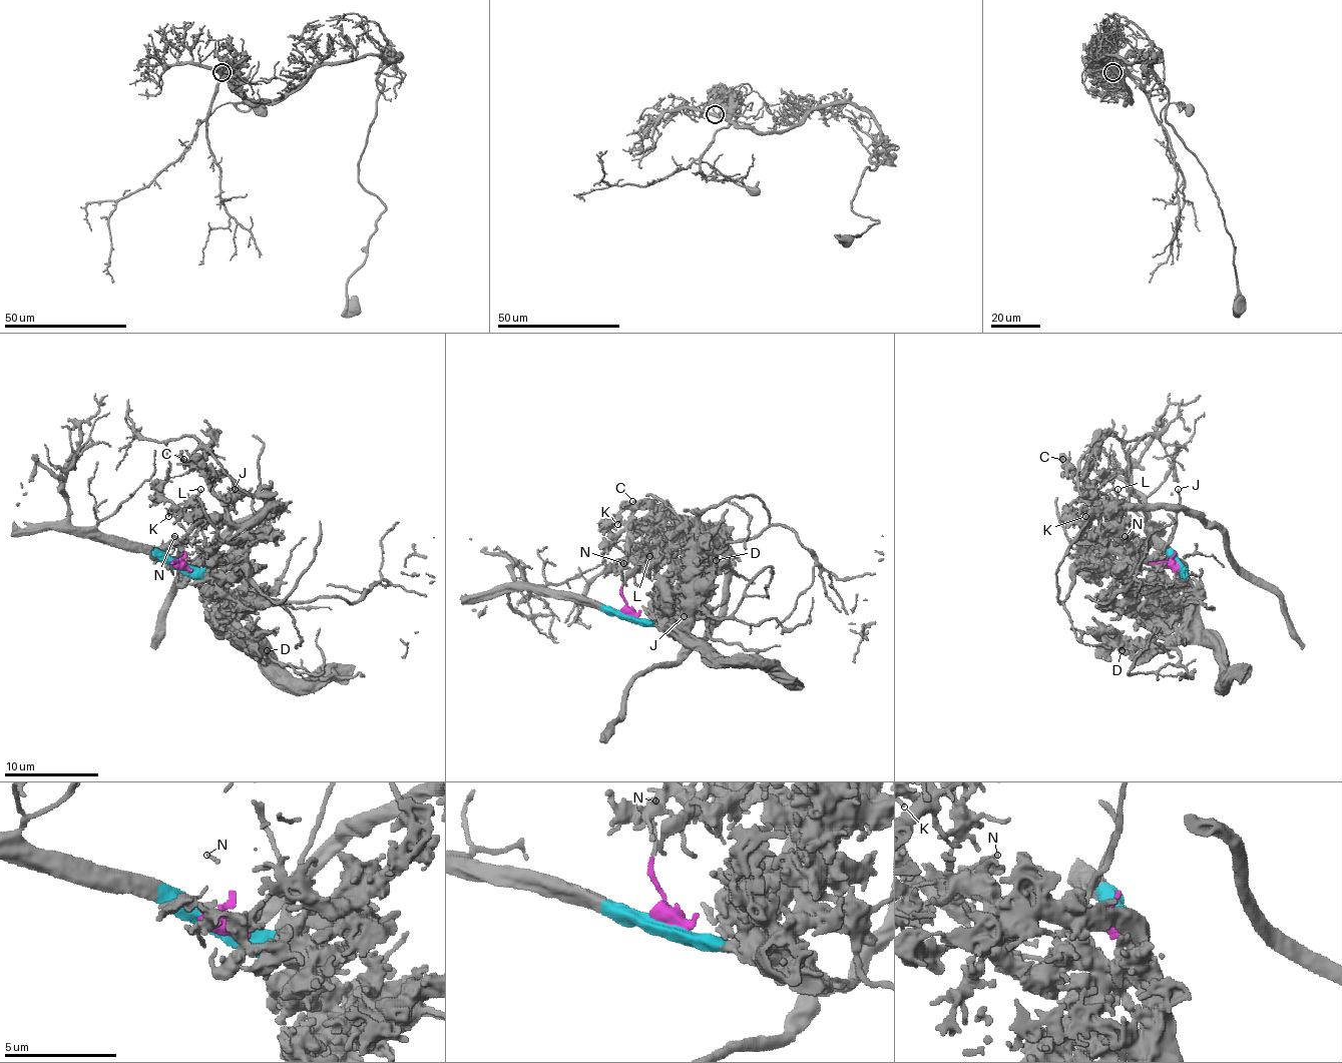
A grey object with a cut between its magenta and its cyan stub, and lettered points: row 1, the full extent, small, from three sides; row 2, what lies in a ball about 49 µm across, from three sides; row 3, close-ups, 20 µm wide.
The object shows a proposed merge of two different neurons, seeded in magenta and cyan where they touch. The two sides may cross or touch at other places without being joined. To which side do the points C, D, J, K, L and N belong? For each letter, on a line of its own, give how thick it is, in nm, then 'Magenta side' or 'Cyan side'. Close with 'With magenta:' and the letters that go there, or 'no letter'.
C: Thickness 200 nm. Magenta side
D: Thickness 300 nm. Cyan side
J: Thickness 160 nm. Cyan side
K: Thickness 200 nm. Magenta side
L: Thickness 100 nm. Magenta side
N: Thickness 130 nm. Magenta side
With magenta: C, K, L, N

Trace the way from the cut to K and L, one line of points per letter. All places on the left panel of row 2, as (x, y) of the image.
K: (180, 564), (173, 564), (173, 559), (180, 559), (180, 547), (199, 517), (178, 514), (173, 509), (168, 517)
L: (180, 564), (173, 564), (173, 559), (180, 559), (197, 514), (192, 509), (199, 488)

